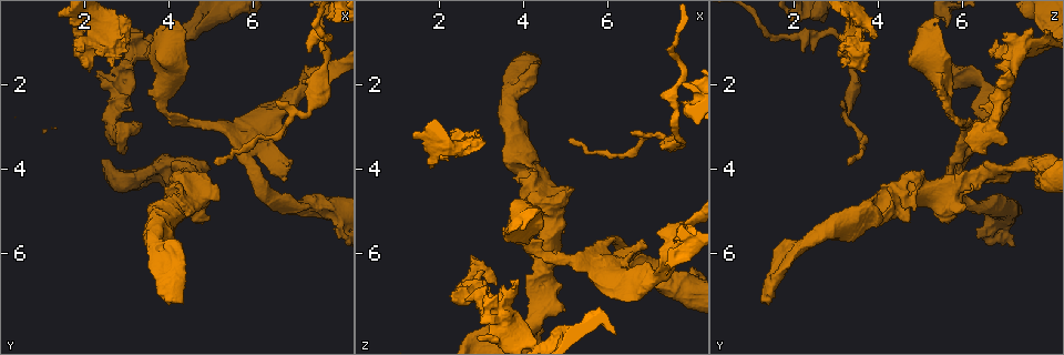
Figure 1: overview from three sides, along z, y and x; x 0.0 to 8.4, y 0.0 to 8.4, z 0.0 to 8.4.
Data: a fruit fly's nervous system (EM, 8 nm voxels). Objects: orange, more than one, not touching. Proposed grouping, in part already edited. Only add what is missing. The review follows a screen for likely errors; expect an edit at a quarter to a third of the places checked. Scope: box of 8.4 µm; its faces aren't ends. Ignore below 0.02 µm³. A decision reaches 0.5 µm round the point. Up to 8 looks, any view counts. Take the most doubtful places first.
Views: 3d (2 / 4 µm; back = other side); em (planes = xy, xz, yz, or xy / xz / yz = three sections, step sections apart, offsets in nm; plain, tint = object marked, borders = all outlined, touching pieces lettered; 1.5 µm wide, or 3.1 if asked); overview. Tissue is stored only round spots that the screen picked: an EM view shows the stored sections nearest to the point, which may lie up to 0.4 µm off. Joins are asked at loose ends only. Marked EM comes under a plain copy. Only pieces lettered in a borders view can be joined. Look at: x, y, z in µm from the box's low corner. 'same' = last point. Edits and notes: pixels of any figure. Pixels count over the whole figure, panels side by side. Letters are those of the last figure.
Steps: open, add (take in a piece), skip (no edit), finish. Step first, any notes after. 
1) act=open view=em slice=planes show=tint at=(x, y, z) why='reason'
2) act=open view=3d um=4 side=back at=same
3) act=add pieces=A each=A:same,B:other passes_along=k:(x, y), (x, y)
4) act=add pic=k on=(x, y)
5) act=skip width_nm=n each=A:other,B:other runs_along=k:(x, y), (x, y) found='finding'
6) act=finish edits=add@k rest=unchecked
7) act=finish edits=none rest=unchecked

act=open view=em slice=xy step=4 show=borders at=(1.90, 0.85, 3.95) why='branch stops here'

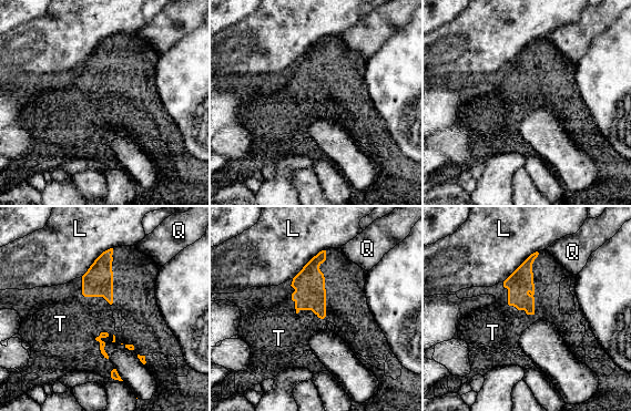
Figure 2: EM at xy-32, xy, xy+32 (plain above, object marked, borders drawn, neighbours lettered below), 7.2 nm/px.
act=add pieces=T width_nm=160 each=L:other,Q:other,T:same passes_along=2:(309, 294), (325, 298), (346, 305) found='it goes on there'

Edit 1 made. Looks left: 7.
act=open view=overview

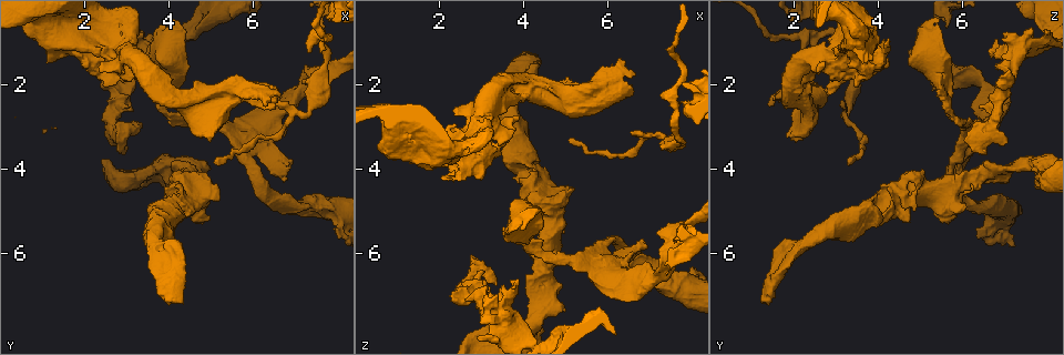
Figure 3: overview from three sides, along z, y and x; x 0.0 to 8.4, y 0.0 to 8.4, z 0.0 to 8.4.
act=open view=em slice=planes show=borders at=(6.30, 2.55, 1.40) why='an open end'

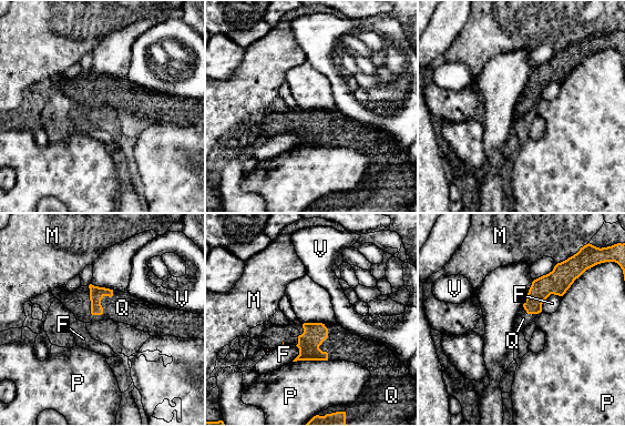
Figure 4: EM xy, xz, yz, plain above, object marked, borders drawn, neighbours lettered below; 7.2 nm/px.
act=add pieces=Q each=F:other,M:other,P:other,Q:same,V:other passes_along=4:(96, 293), (91, 304), (122, 307) found='it goes on there'

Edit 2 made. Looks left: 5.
act=open view=overview why='redraw'

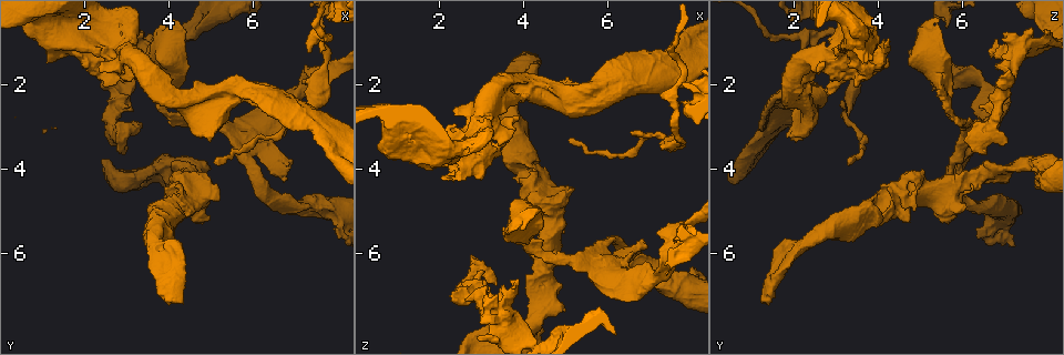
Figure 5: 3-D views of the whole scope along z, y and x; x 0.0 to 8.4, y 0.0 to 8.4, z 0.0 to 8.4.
act=open view=em slice=planes show=borders at=(6.60, 2.40, 3.10) why='thin end'

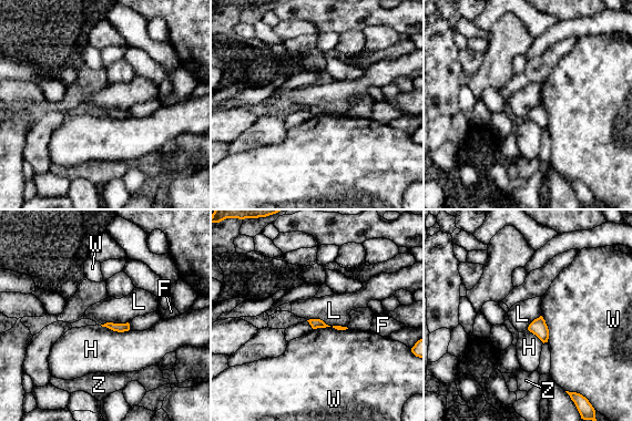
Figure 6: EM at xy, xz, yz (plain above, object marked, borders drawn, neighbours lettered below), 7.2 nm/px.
act=skip each=F:other,H:other,L:other,W:other,Z:other border=6:(307, 319), (347, 328) found='none of them fits'

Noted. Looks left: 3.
act=finish edits=add@2,add@4 rest=unchecked

